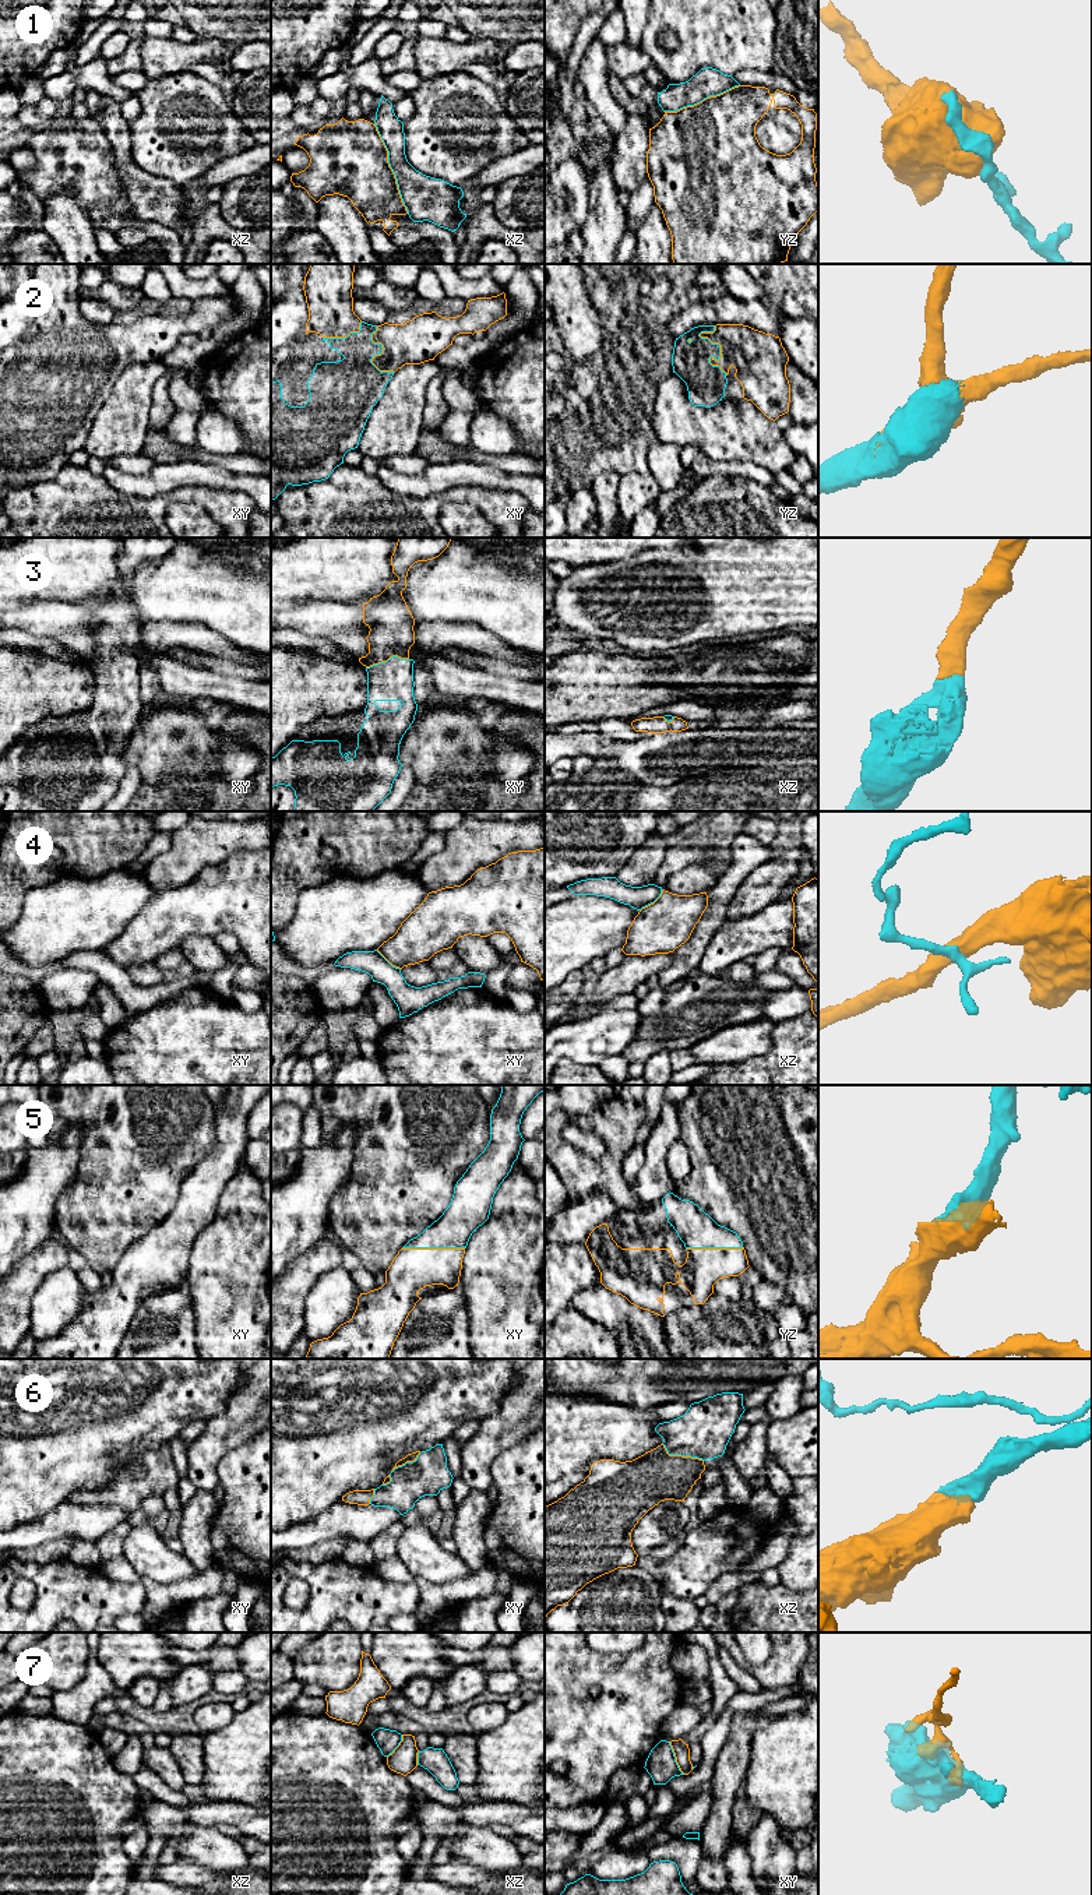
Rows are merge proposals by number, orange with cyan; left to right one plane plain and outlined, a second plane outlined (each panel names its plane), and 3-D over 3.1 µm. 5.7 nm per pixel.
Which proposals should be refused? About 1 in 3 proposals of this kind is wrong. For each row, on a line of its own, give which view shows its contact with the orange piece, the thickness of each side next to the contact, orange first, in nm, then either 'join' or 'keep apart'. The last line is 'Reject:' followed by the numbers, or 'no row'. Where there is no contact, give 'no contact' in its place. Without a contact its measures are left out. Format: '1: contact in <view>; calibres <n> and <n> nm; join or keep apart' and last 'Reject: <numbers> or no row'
1: contact in xz; calibres 440 and 240 nm; keep apart
2: contact in yz; calibres 300 and 220 nm; join
3: contact in xy; calibres 260 and 240 nm; join
4: contact in xz; calibres 300 and 130 nm; keep apart
5: contact in xy; calibres 240 and 220 nm; join
6: contact in xz; calibres 300 and 300 nm; join
7: contact in xy; calibres 90 and 180 nm; keep apart
Reject: 1, 4, 7

